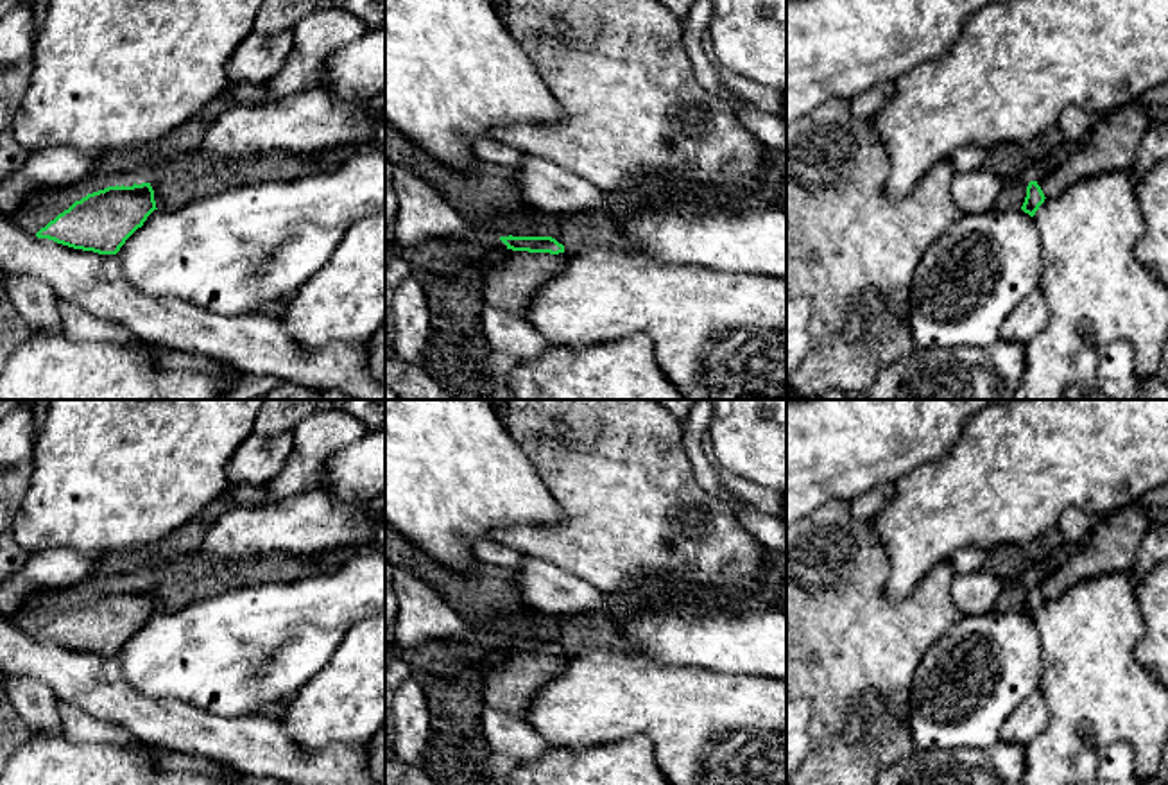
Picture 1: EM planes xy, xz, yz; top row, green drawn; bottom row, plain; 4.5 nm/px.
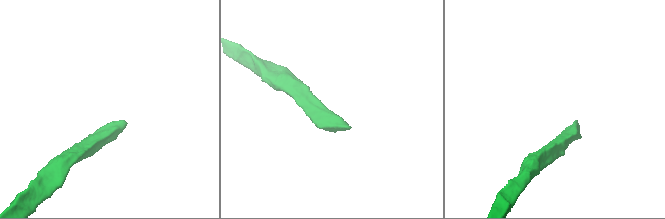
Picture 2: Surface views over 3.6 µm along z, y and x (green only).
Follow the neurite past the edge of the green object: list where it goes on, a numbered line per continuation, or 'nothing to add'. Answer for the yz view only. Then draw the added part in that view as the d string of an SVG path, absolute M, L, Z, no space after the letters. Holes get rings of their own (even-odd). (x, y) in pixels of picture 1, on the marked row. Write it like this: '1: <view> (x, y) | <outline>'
1: yz (1111, 147) | M1134 100L1096 116L1087 143L1037 181L1044 197L1061 197L1075 183L1100 174L1129 174L1136 151L1152 125L1150 108L1152 106Z

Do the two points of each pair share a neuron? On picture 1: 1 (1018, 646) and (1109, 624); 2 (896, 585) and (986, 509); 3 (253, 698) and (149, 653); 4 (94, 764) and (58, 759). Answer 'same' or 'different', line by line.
1: different
2: same
3: same
4: same

